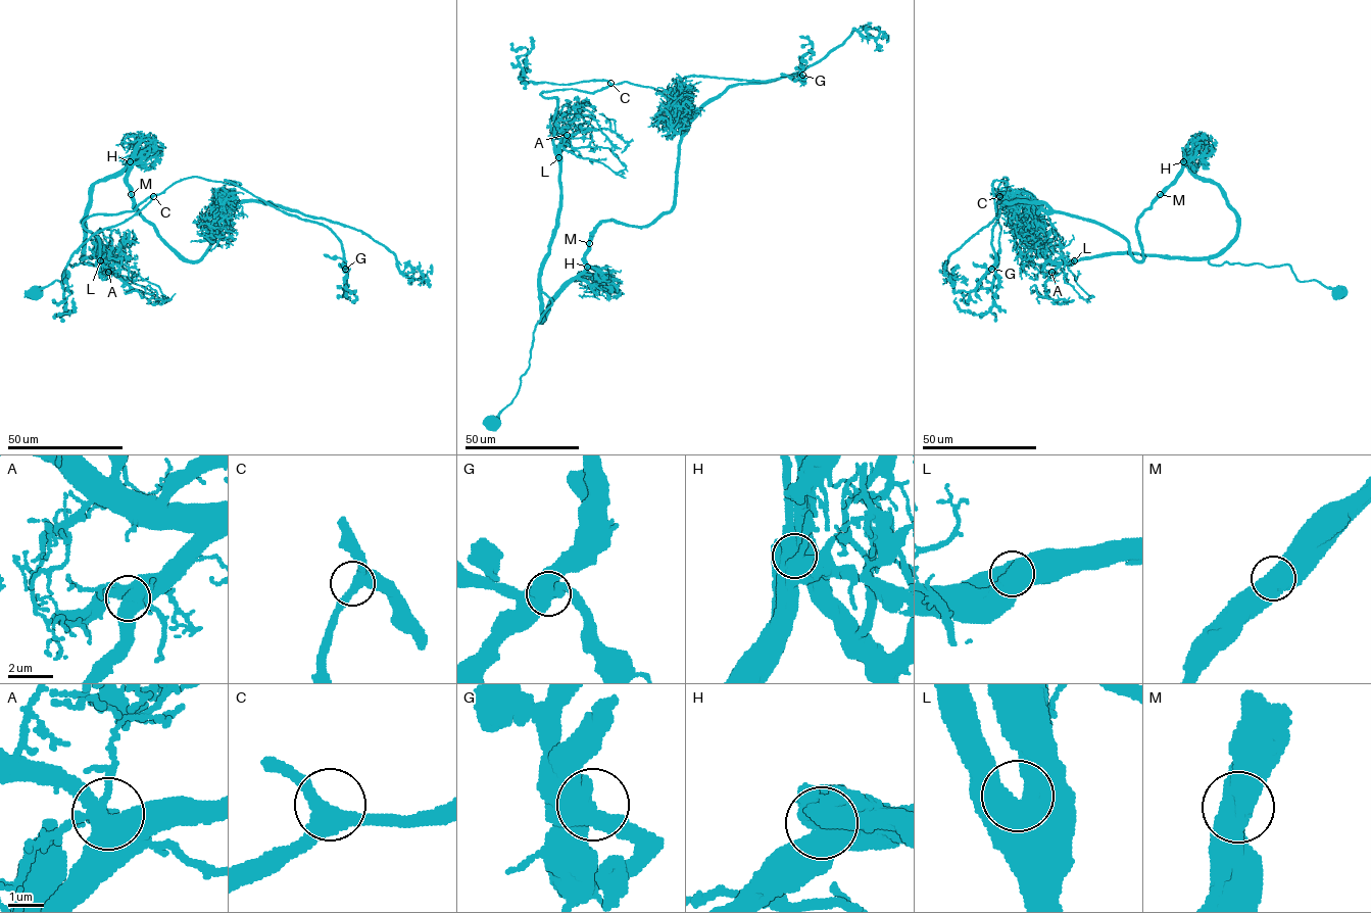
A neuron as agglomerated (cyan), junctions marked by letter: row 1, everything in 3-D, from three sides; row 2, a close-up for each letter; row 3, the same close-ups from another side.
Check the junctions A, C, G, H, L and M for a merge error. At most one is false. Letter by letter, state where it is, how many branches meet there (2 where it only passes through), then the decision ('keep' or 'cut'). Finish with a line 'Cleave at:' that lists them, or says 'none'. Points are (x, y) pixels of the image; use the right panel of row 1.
A: (1051, 272) | 5 | keep
C: (999, 196) | 3 | keep
G: (991, 269) | 2 | keep
H: (1183, 161) | 3 | cut
L: (1074, 260) | 2 | keep
M: (1160, 194) | 2 | keep
Cleave at: H

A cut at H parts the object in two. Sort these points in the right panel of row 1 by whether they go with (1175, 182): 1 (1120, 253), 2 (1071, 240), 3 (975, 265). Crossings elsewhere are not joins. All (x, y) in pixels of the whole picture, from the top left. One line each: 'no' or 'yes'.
1: no
2: no
3: no

